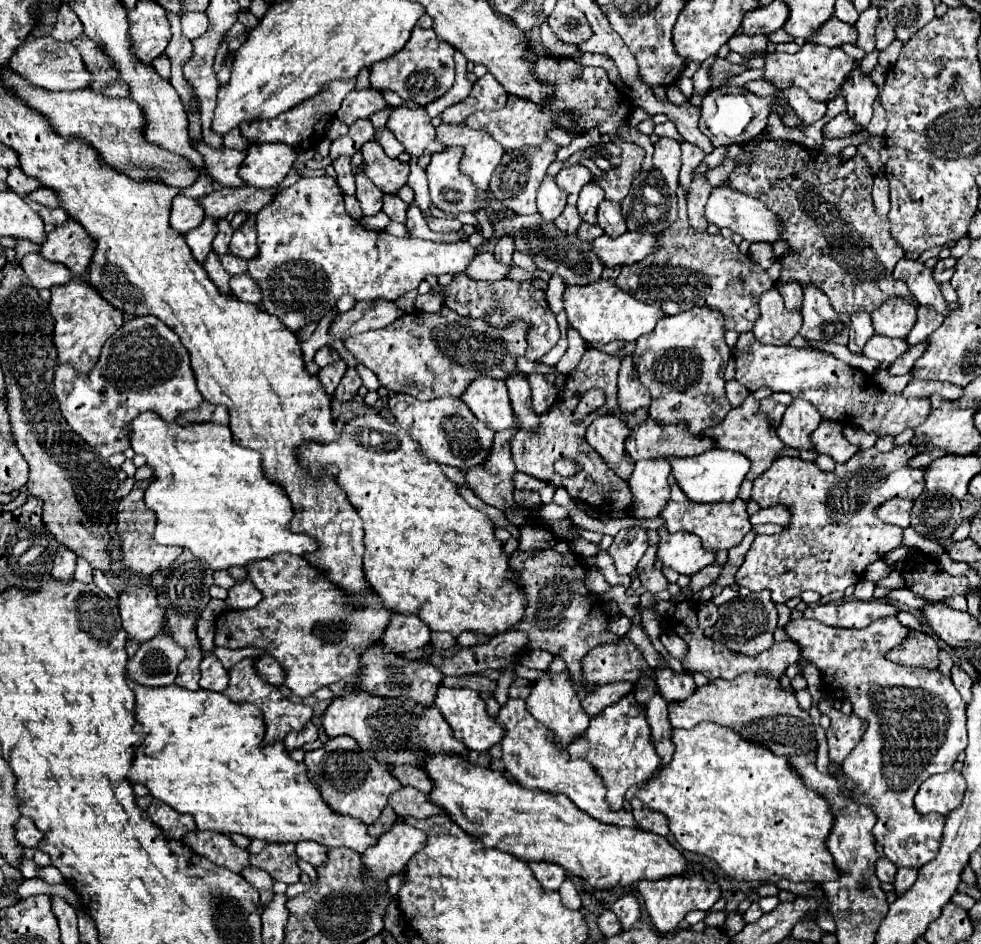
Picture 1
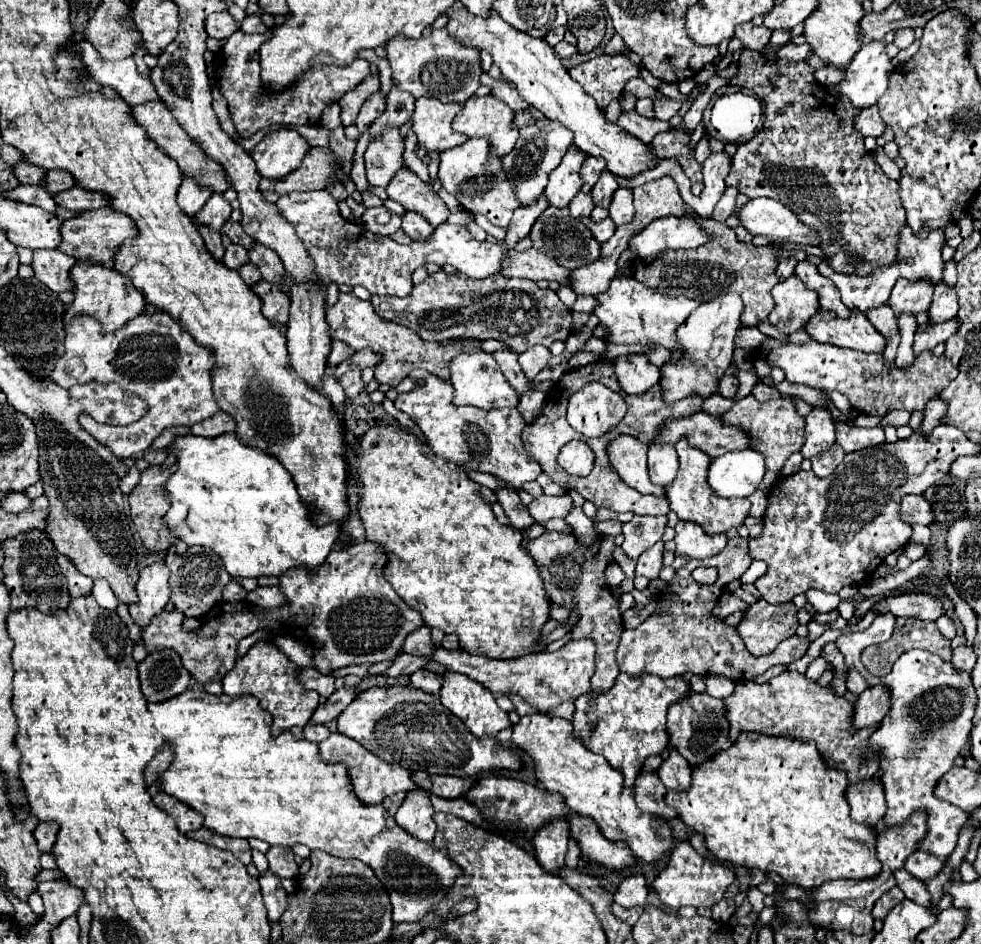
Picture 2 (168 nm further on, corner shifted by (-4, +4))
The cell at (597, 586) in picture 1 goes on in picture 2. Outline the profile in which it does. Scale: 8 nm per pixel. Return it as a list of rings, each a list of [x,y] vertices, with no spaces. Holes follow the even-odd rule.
[[[608,566],[606,568],[606,584],[610,586],[610,588],[616,588],[616,586],[620,586],[620,582],[624,580],[624,572],[622,572],[622,568],[620,566]]]

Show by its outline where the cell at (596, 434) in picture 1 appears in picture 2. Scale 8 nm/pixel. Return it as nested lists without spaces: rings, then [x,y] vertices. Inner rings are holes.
[[[618,436],[608,442],[606,454],[612,464],[612,468],[618,472],[618,476],[640,494],[656,494],[664,496],[662,488],[656,488],[648,480],[648,468],[646,468],[646,452],[648,444],[636,440],[634,436]]]

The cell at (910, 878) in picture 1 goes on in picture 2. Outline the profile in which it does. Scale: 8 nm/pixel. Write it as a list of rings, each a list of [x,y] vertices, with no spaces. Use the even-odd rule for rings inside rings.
[[[914,852],[912,856],[906,858],[904,868],[918,880],[928,880],[932,876],[936,876],[936,872],[940,872],[944,860],[936,858],[936,856],[924,856],[924,852]]]

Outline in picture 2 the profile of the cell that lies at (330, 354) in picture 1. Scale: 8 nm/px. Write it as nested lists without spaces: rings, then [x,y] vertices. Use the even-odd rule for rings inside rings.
[[[334,340],[332,348],[330,348],[330,354],[328,354],[328,366],[338,366],[346,358],[350,358],[352,354],[354,354],[354,350],[348,348],[348,344],[344,344],[340,340]]]

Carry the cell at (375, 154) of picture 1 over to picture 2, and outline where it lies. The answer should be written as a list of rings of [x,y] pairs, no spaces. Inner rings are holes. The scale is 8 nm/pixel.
[[[402,166],[396,176],[390,180],[390,200],[396,200],[406,210],[416,210],[428,218],[428,222],[436,228],[448,218],[448,208],[440,200],[434,190],[422,182],[410,168]]]

